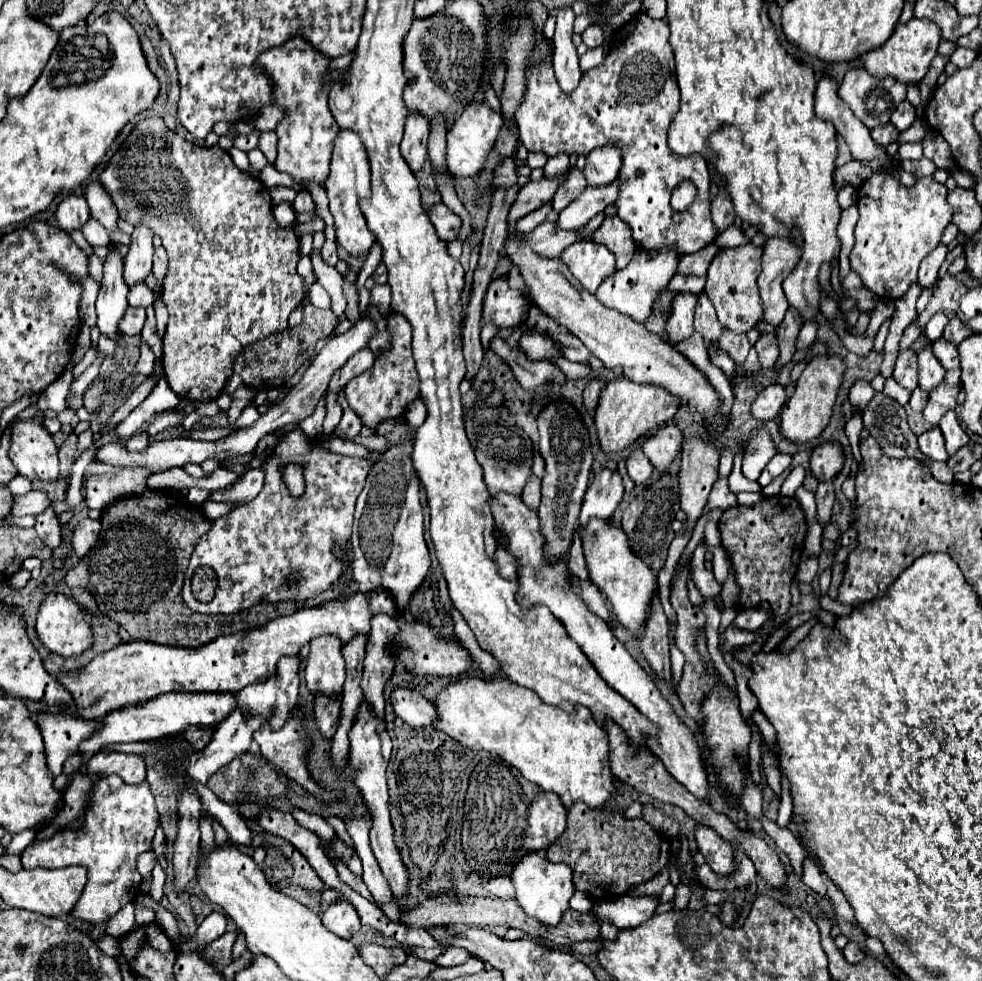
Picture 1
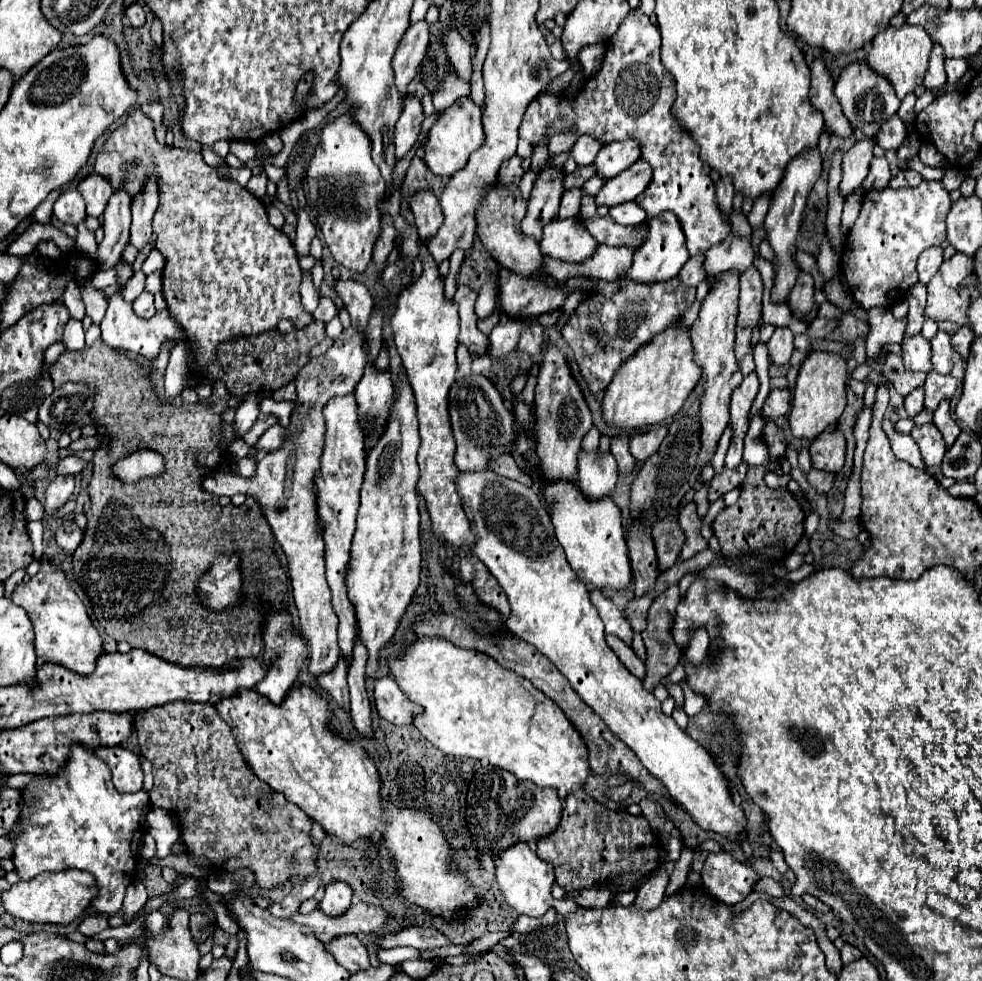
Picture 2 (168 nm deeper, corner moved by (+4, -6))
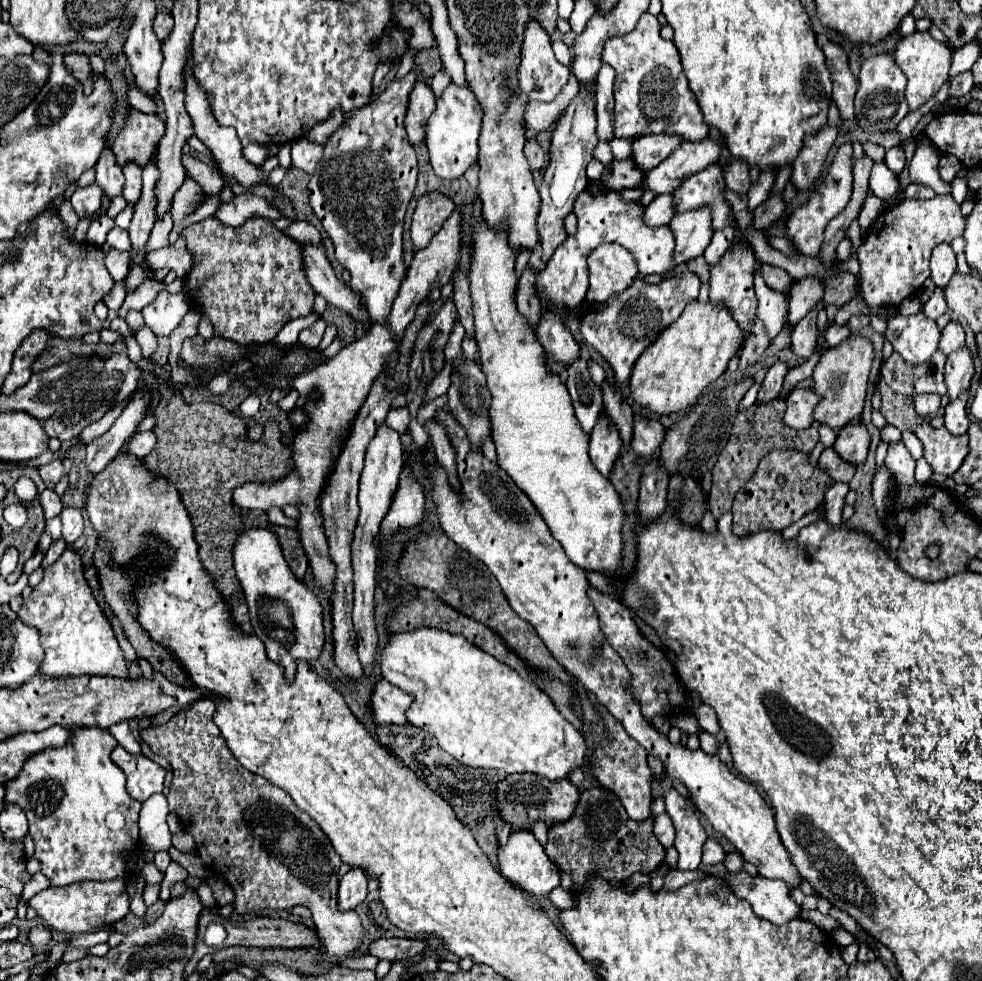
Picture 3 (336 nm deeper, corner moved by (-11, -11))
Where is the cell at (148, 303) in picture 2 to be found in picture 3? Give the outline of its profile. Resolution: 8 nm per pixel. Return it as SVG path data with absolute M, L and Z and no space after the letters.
M161 290L151 304L147 304L141 314L145 326L149 326L157 336L169 336L177 324L181 322L183 314L189 310L189 298L187 294L171 294L167 290Z

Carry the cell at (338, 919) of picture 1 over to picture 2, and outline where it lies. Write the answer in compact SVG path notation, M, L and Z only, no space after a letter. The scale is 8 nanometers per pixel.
M330 883L326 887L324 899L320 901L320 911L328 917L340 917L348 911L352 903L352 889L346 883Z

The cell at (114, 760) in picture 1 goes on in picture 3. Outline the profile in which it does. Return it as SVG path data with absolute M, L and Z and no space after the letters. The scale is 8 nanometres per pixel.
M117 746L111 752L111 760L125 772L127 776L127 794L139 802L145 802L149 796L163 792L165 768L145 758L141 754L133 756L123 746Z

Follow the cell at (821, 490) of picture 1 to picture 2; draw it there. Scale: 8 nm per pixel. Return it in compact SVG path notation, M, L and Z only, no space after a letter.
M812 469L808 473L808 481L810 485L818 491L818 493L828 493L832 483L834 483L834 475L832 473L826 473L826 471L818 471L818 469Z

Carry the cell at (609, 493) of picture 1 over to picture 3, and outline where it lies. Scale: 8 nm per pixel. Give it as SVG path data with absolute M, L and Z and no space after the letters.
M605 412L599 414L597 424L591 432L589 456L591 456L591 462L595 464L595 468L603 476L609 476L609 472L611 472L617 456L619 456L621 446L623 446L623 442L619 438L617 426L611 422L611 418Z

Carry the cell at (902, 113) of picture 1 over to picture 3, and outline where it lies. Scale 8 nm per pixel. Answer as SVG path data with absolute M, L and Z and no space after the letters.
M895 146L895 148L887 150L887 152L885 152L885 164L889 166L891 172L901 174L901 170L905 168L905 154L903 154L903 148L901 148L901 146Z

